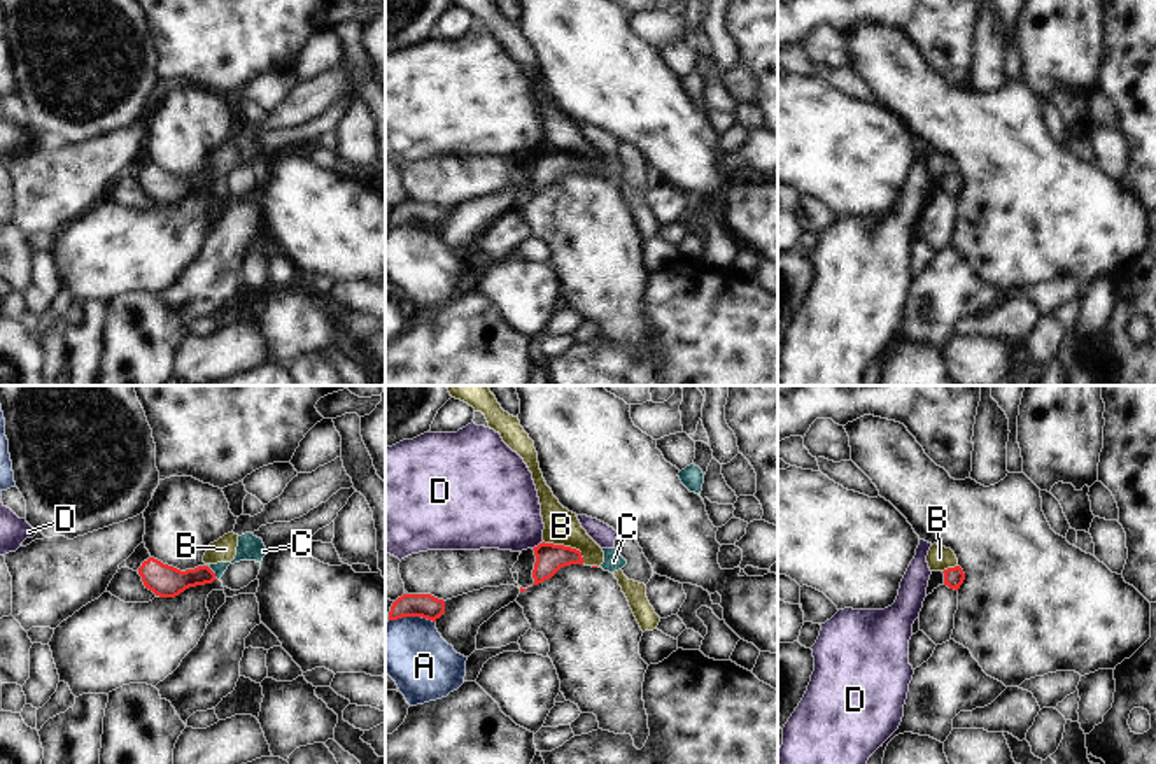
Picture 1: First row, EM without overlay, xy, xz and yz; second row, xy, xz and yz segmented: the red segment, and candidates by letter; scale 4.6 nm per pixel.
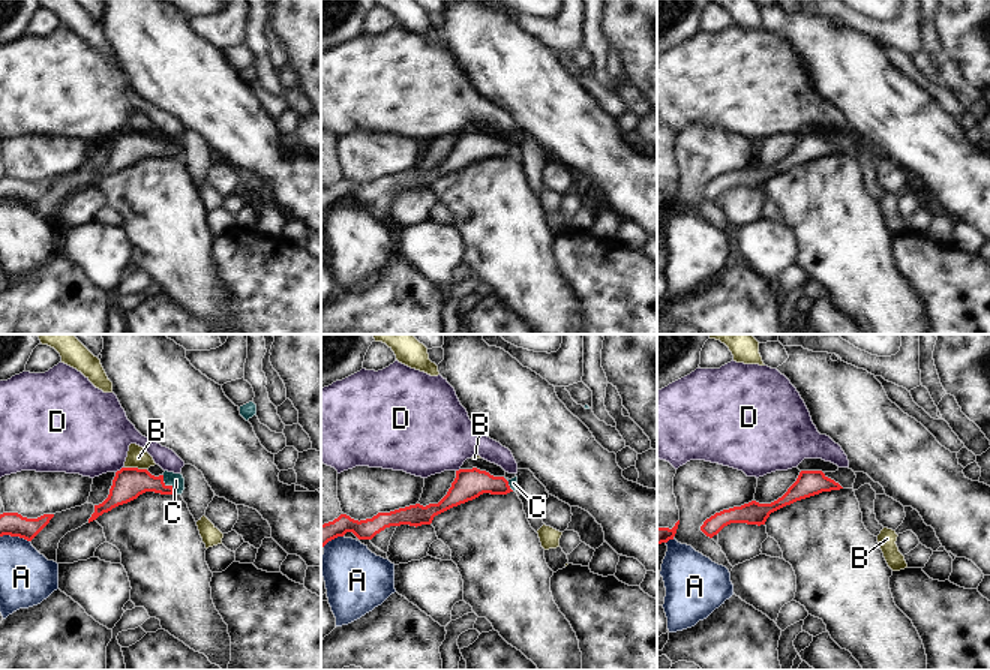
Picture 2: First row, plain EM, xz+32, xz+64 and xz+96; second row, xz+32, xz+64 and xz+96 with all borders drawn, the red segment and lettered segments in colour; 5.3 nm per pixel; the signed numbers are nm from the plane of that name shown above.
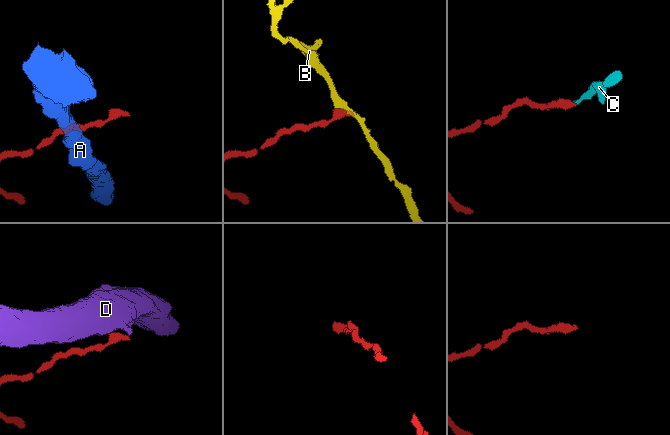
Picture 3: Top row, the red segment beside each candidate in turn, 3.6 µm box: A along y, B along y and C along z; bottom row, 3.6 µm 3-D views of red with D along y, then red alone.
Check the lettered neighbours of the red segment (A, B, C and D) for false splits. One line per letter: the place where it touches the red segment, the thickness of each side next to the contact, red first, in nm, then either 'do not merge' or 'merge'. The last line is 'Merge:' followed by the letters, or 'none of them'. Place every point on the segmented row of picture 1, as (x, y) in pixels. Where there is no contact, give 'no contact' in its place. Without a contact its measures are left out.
A: xz (412, 615) | 110/300 nm | do not merge
B: xz (568, 547) | 130/160 nm | do not merge
C: xy (214, 573) | 150/120 nm | merge
D: xz (540, 544) | 130/360 nm | do not merge
Merge: C

